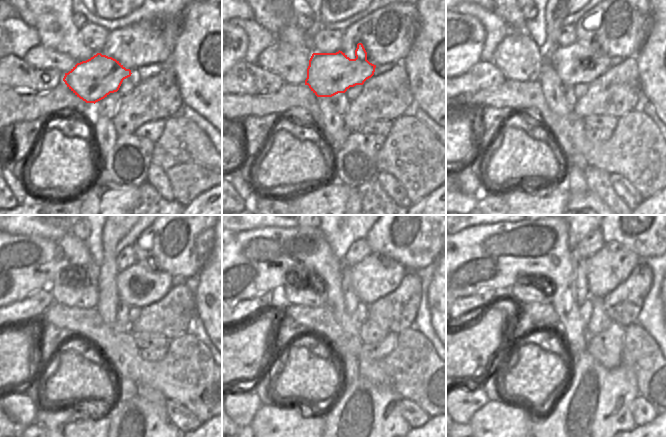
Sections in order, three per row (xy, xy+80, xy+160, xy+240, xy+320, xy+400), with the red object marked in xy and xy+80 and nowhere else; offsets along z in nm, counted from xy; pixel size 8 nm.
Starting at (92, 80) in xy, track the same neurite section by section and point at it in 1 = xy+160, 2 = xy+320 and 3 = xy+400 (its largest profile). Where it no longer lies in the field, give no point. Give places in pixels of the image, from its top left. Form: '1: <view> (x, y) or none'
1: xy+160 (574, 64)
2: xy+320 (375, 277)
3: xy+400 (610, 266)

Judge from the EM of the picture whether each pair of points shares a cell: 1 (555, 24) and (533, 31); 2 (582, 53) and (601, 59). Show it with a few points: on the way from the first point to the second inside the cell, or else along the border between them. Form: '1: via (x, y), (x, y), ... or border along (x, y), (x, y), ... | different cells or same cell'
1: border along (545, 10), (546, 43), (541, 50) | different cells
2: via (587, 54), (591, 54), (596, 59) | same cell

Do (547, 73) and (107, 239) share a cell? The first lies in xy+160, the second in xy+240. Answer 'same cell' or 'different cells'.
same cell

